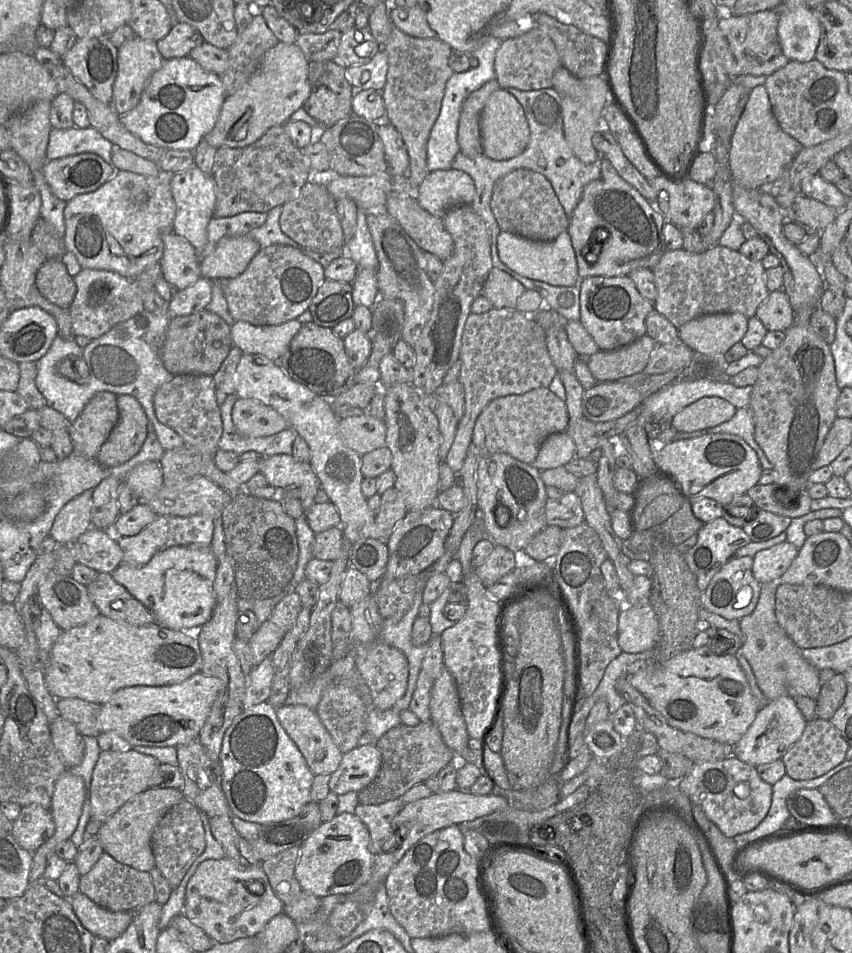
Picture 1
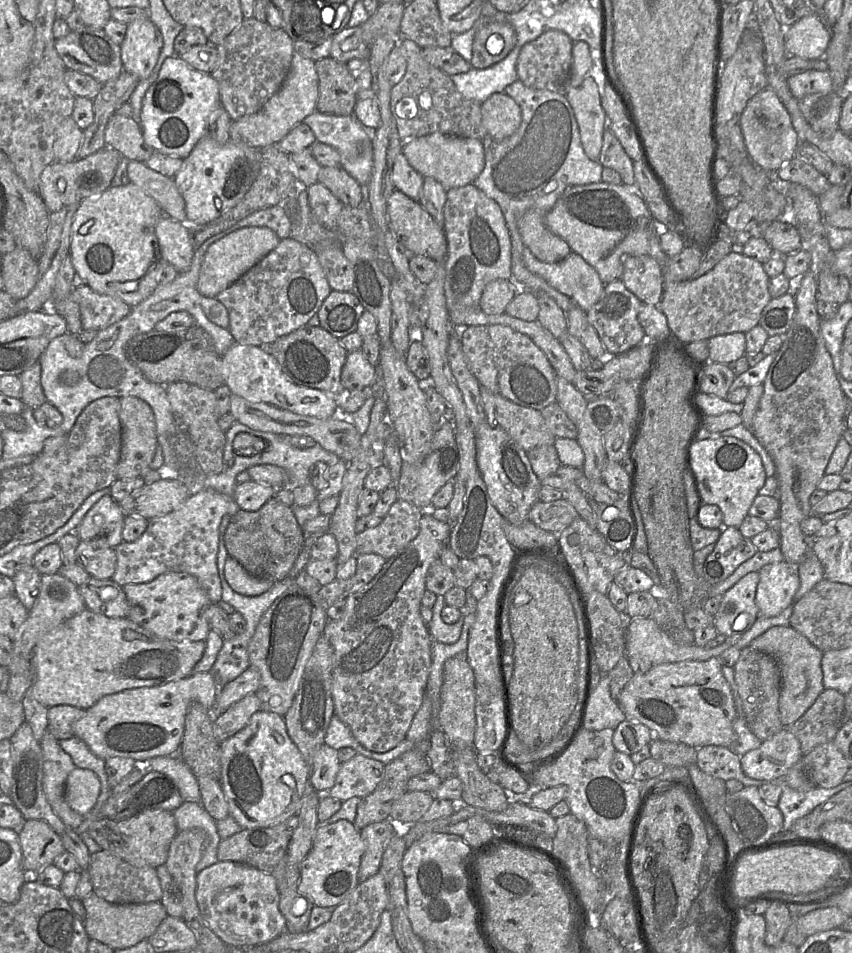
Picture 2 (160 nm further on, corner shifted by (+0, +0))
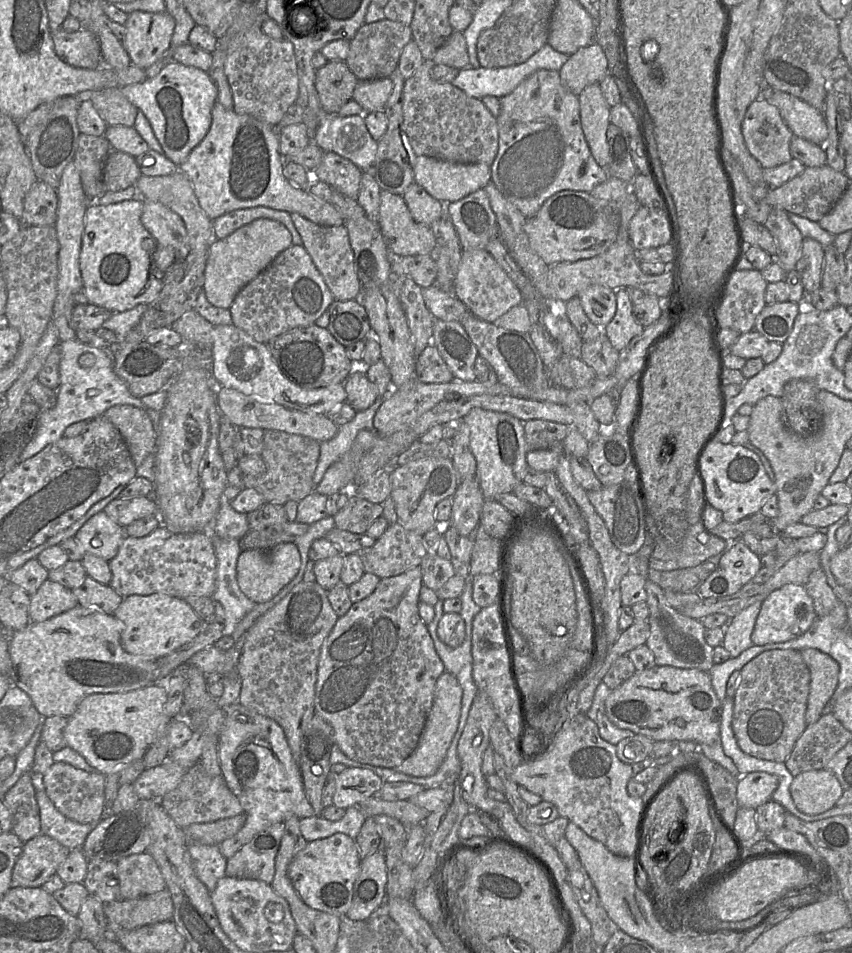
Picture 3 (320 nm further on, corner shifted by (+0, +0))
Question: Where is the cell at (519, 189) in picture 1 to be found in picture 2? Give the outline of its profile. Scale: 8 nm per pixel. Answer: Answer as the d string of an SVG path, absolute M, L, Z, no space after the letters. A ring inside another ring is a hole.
M539 209L527 210L517 221L518 232L523 244L538 260L559 262L572 251L567 242L548 229L545 215Z

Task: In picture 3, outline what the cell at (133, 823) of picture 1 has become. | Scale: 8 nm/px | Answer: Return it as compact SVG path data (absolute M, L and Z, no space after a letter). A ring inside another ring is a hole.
M40 833L23 844L12 871L12 886L41 887L65 861L70 849L55 839Z

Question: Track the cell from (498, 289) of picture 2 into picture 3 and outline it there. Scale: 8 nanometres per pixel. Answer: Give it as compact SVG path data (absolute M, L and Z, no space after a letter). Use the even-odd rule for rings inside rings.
M485 249L463 250L454 280L453 294L478 319L494 323L512 307L523 303L523 295L514 282Z

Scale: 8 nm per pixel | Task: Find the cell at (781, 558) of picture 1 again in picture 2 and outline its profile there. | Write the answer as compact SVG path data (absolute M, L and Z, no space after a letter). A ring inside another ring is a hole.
M783 560L767 564L758 574L756 604L759 616L775 617L793 605L800 587L797 563Z

